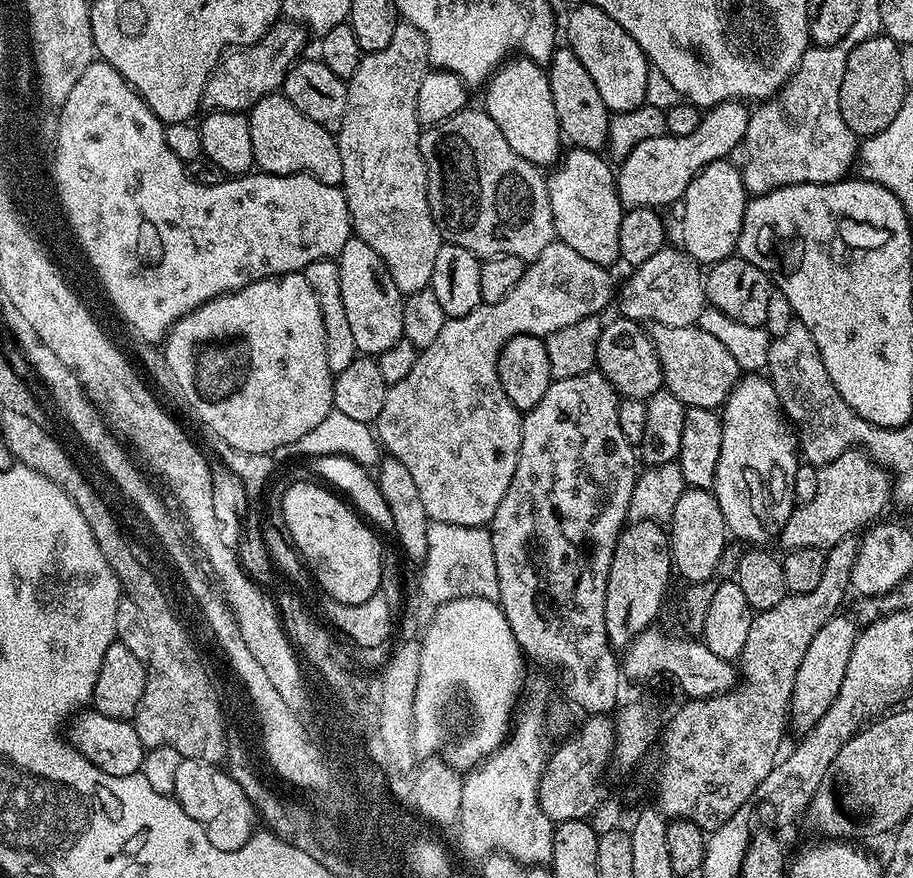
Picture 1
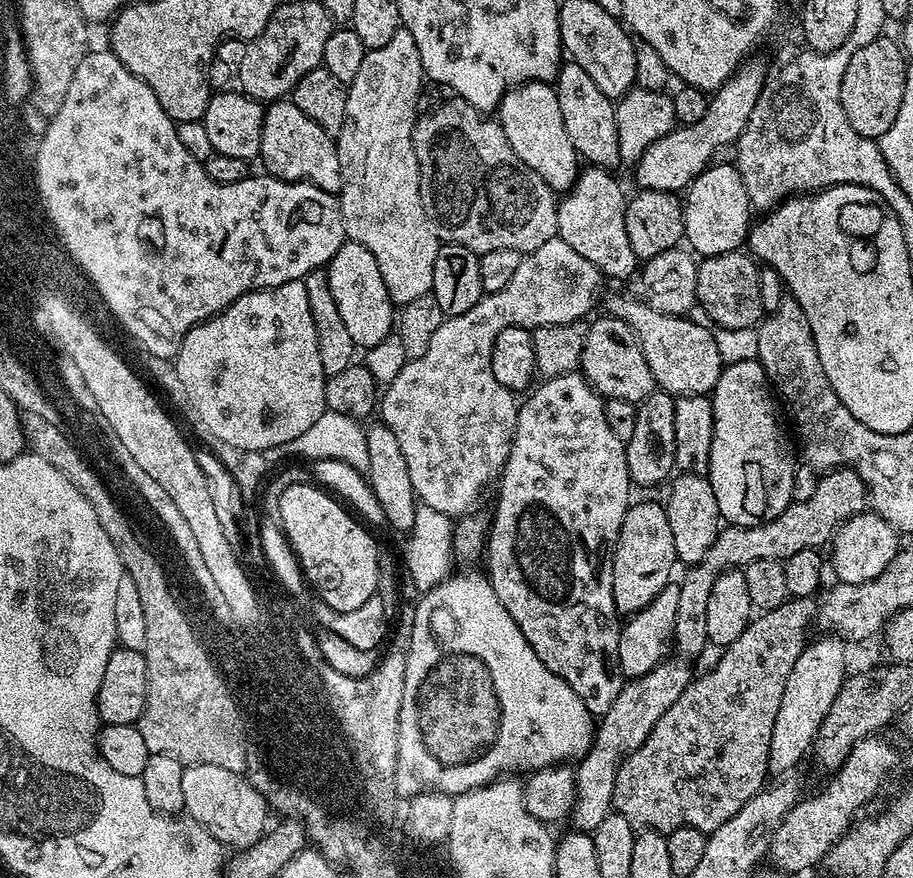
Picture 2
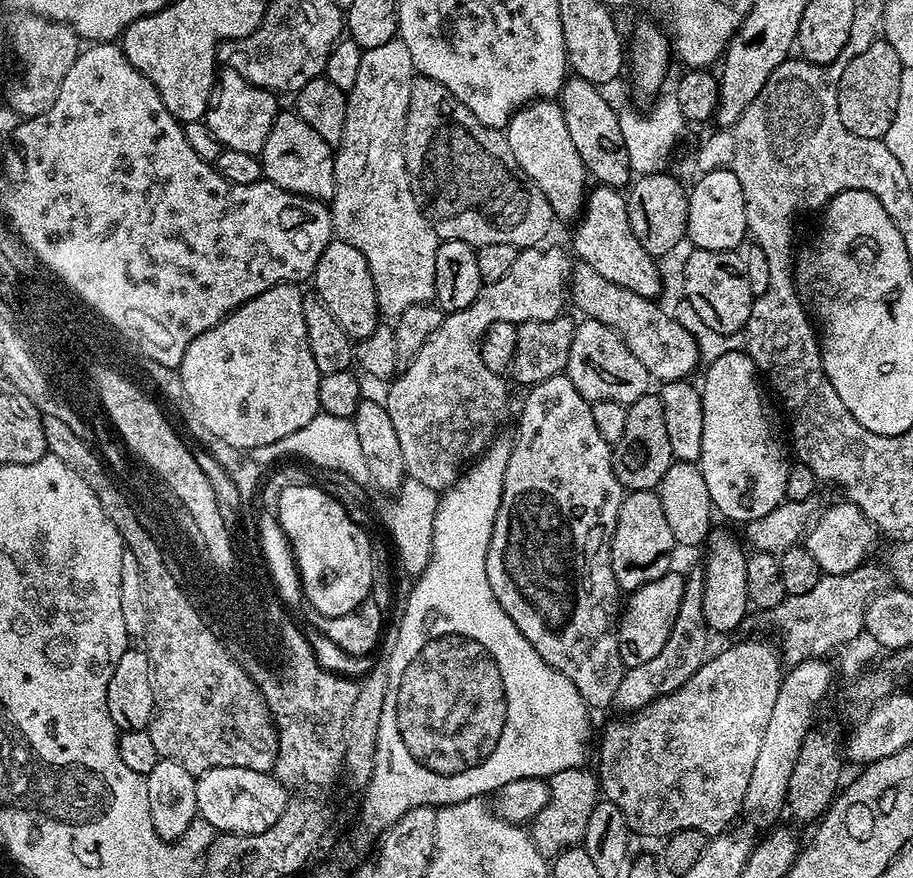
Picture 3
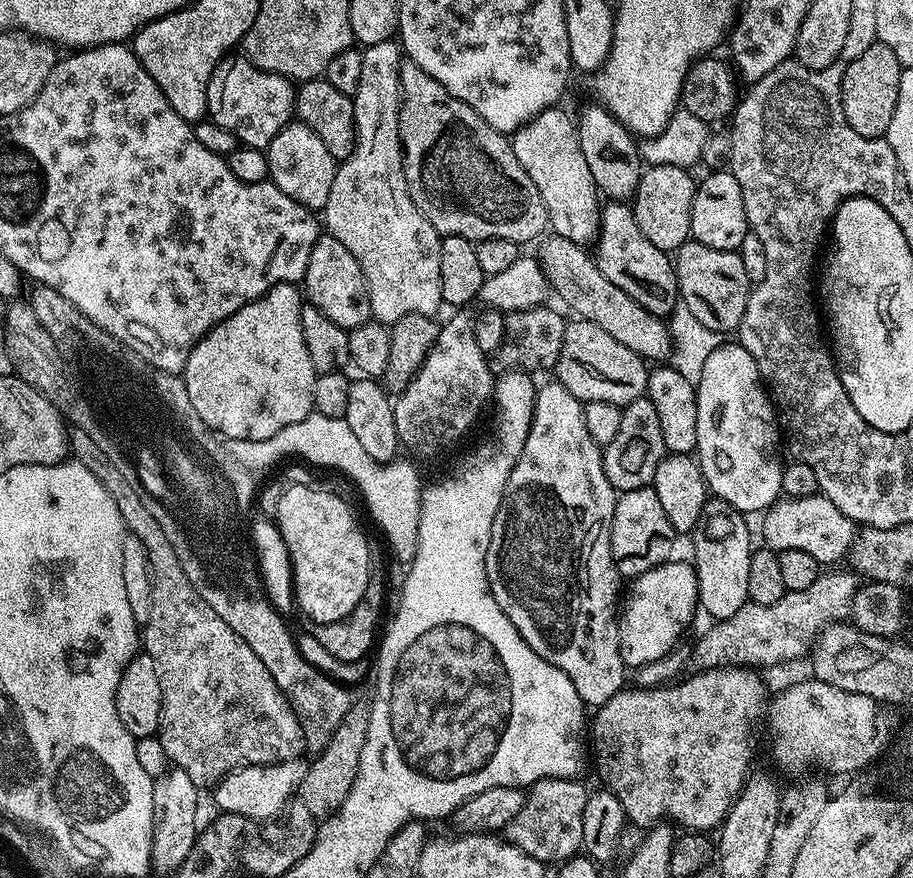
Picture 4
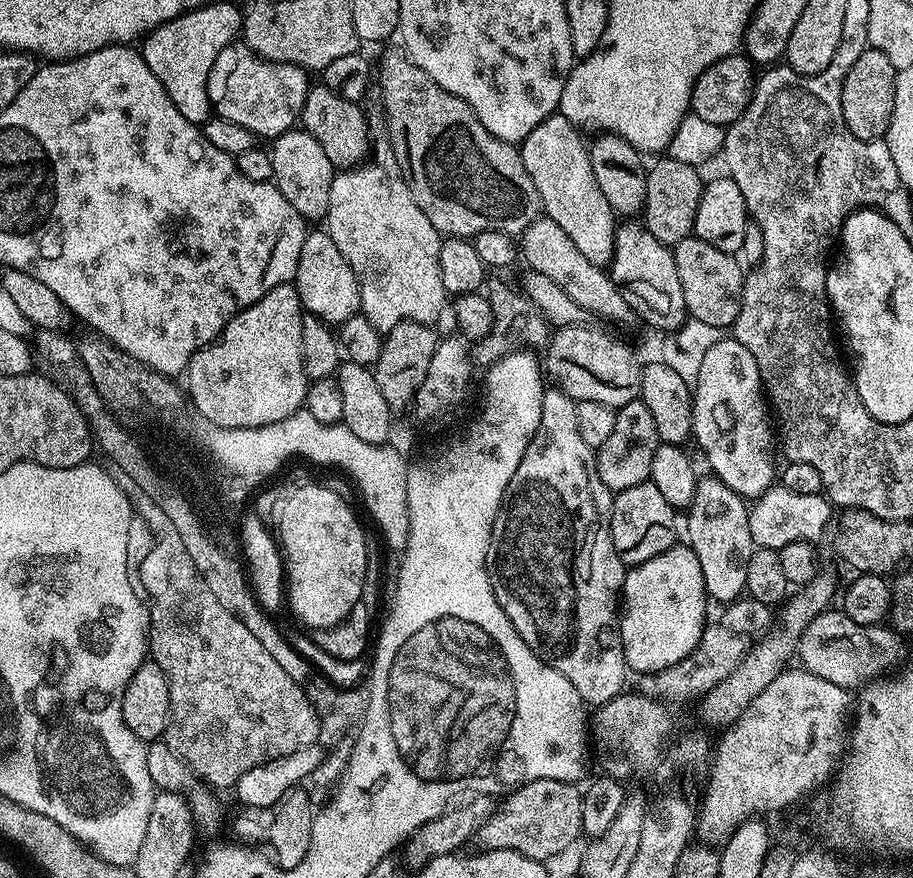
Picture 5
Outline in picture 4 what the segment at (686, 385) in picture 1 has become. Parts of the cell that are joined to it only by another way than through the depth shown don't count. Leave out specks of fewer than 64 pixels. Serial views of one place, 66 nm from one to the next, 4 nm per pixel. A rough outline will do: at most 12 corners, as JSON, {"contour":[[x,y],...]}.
{"contour":[[545,235],[540,269],[572,314],[645,361],[671,357],[667,323],[598,270]]}

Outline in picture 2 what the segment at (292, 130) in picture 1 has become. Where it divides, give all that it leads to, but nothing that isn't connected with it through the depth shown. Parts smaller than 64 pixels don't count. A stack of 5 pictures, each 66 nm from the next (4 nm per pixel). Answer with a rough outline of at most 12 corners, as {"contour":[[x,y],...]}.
{"contour":[[291,99],[264,109],[259,163],[333,194],[333,133]]}

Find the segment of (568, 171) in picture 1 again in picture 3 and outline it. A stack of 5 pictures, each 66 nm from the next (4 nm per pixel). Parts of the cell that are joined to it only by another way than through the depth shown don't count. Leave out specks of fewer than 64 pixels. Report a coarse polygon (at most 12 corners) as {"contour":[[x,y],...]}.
{"contour":[[593,187],[571,251],[602,278],[659,297],[659,263],[621,189]]}

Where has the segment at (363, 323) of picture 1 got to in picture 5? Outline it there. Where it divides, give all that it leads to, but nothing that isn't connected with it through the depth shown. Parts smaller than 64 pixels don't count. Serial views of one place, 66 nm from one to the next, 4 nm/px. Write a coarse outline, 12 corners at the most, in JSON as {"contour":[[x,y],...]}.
{"contour":[[327,230],[309,231],[294,283],[329,326],[361,315],[358,278]]}

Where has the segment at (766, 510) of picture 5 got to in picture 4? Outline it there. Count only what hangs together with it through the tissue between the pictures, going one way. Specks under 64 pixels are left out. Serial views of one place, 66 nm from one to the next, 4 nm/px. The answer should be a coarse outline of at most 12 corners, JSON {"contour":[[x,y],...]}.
{"contour":[[823,494],[781,498],[763,513],[763,543],[806,550],[821,566],[858,535]]}

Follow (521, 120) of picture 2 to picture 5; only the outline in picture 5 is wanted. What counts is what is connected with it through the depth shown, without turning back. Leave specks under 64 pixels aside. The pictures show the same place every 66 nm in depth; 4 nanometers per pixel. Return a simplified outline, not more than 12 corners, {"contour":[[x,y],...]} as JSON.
{"contour":[[547,116],[519,144],[543,215],[612,263],[618,217],[581,129]]}

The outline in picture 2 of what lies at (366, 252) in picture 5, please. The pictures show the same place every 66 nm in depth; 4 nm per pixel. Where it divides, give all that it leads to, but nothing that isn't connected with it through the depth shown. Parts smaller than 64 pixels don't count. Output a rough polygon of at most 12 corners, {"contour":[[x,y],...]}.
{"contour":[[401,26],[347,85],[335,137],[344,235],[396,306],[442,243],[412,131],[426,84]]}

